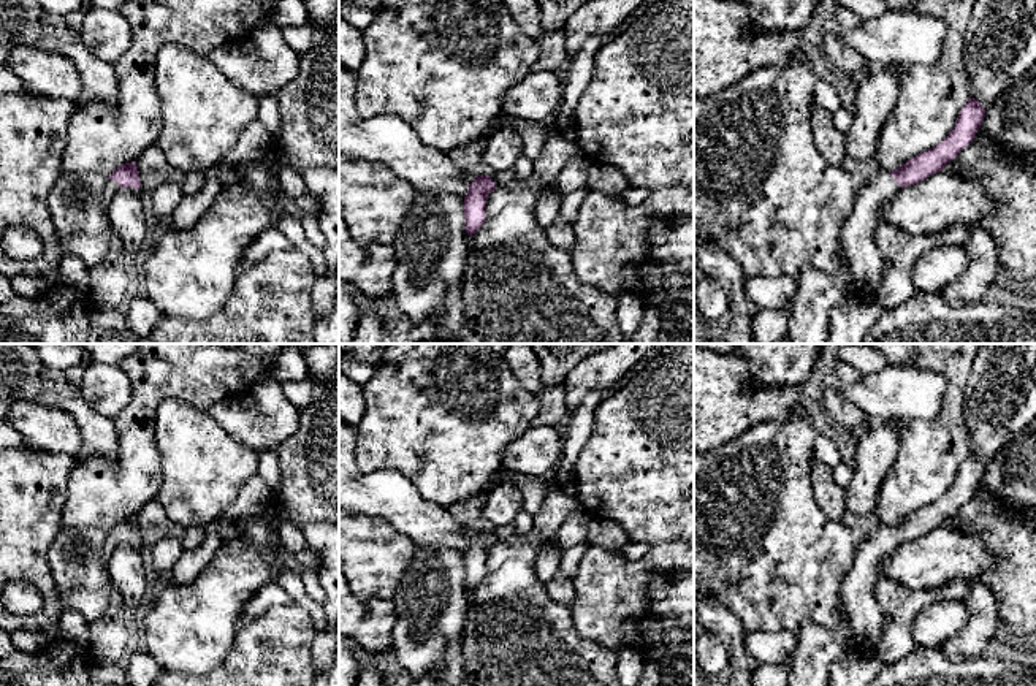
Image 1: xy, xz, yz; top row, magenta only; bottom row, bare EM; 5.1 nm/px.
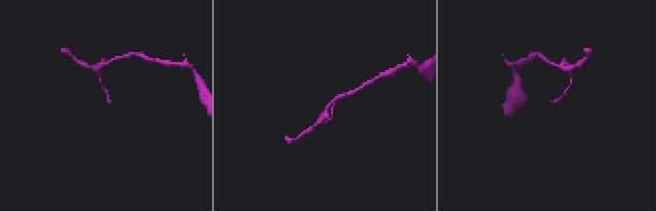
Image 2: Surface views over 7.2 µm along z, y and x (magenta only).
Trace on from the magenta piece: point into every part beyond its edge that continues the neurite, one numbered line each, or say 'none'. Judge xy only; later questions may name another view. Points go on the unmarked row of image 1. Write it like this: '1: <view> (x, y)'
1: xy (111, 542)

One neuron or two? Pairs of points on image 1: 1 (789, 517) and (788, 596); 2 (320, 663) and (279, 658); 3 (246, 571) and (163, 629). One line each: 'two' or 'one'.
1: one
2: two
3: one

